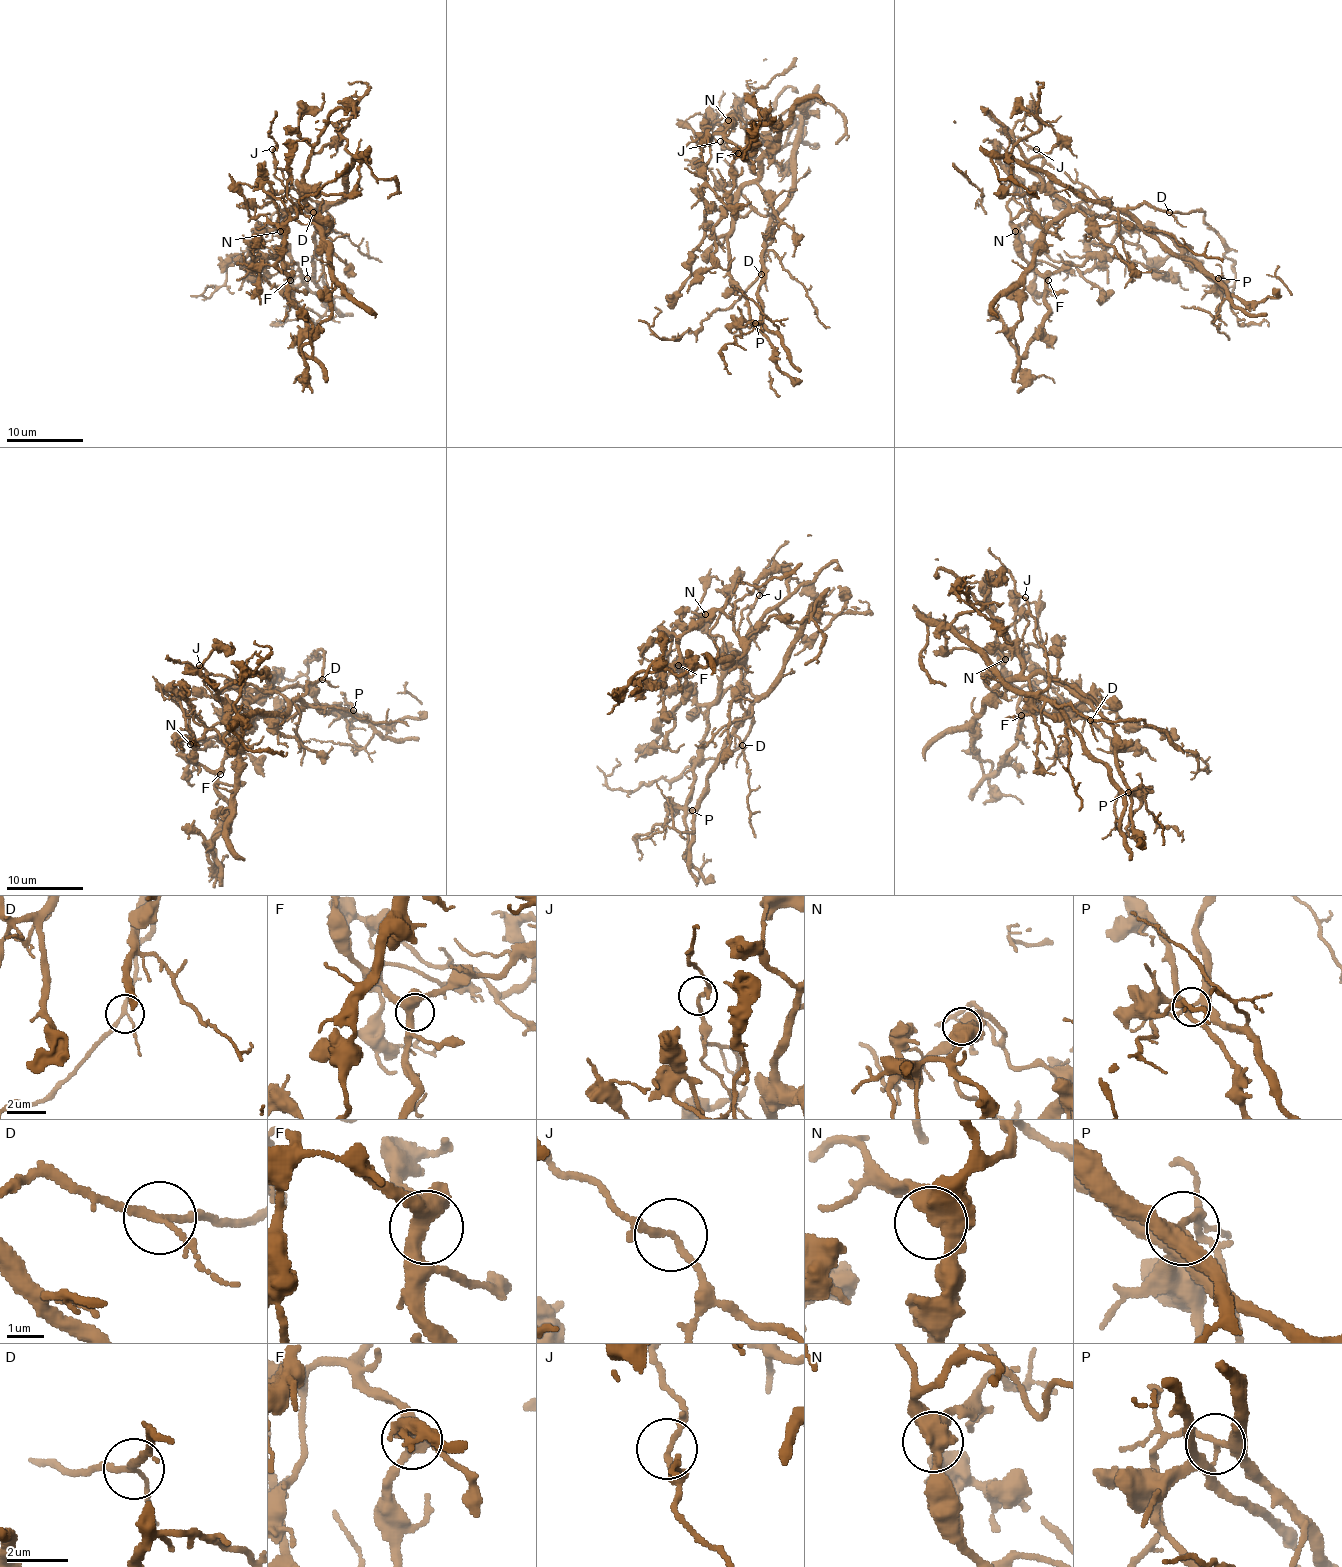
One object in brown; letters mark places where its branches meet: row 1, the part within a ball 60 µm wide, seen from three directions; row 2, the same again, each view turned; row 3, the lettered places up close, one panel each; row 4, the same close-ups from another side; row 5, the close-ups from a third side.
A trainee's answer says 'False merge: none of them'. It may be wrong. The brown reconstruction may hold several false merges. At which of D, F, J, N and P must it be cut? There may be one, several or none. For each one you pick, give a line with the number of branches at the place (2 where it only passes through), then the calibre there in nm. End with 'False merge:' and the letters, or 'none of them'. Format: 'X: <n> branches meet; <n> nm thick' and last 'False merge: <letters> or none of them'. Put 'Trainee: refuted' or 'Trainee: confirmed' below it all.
P: 5 branches meet; 240 nm thick
False merge: P
Trainee: refuted

